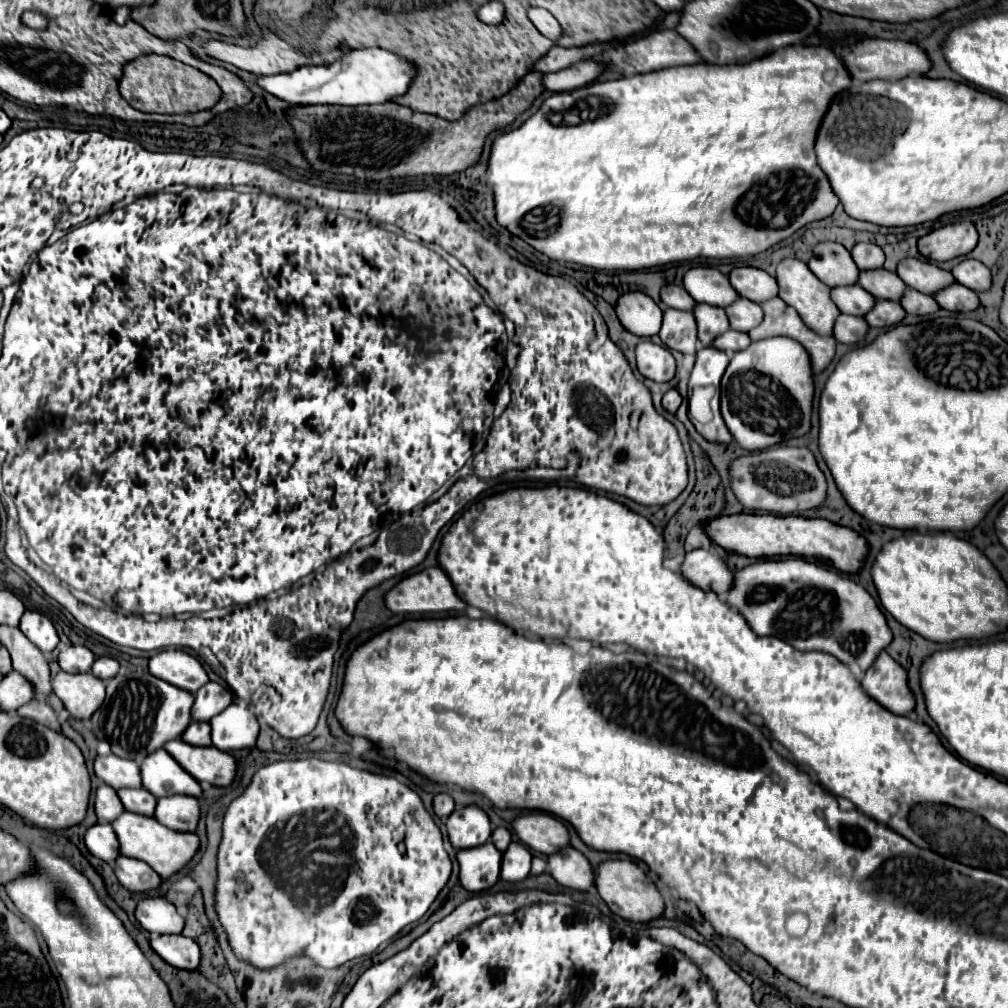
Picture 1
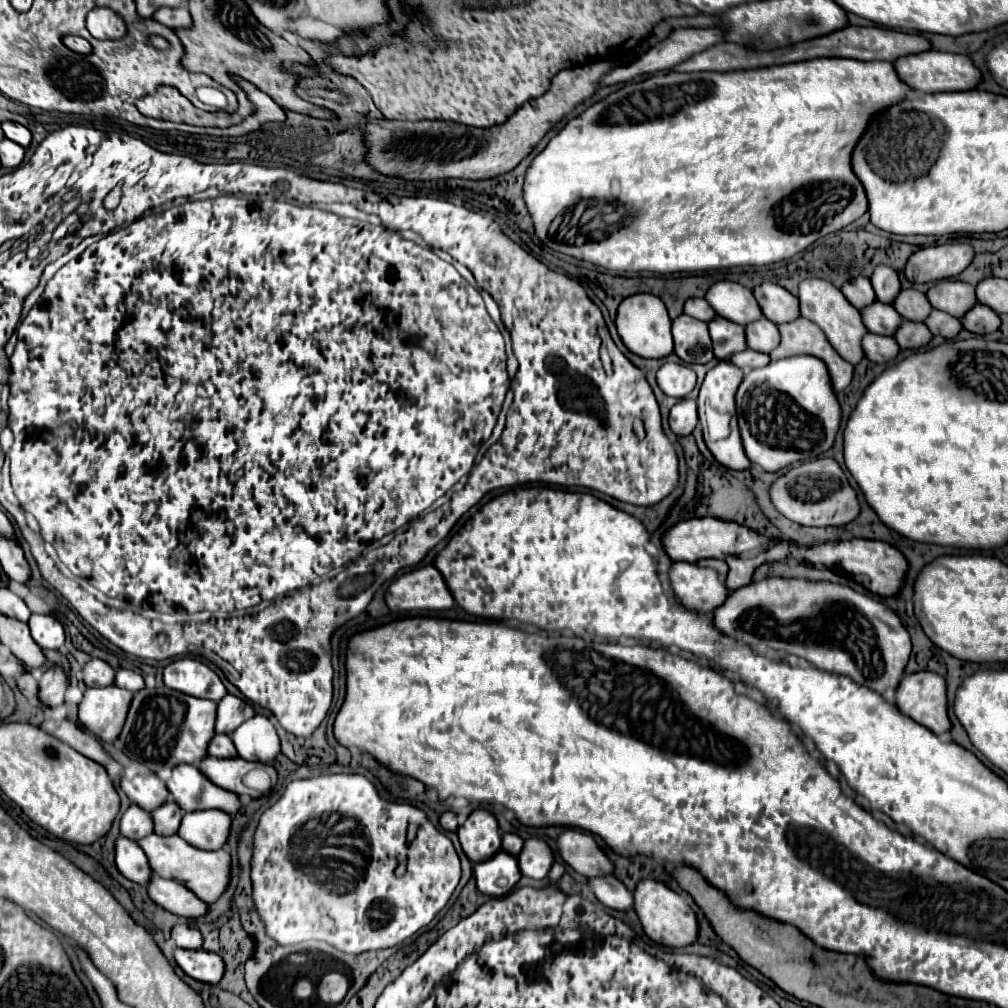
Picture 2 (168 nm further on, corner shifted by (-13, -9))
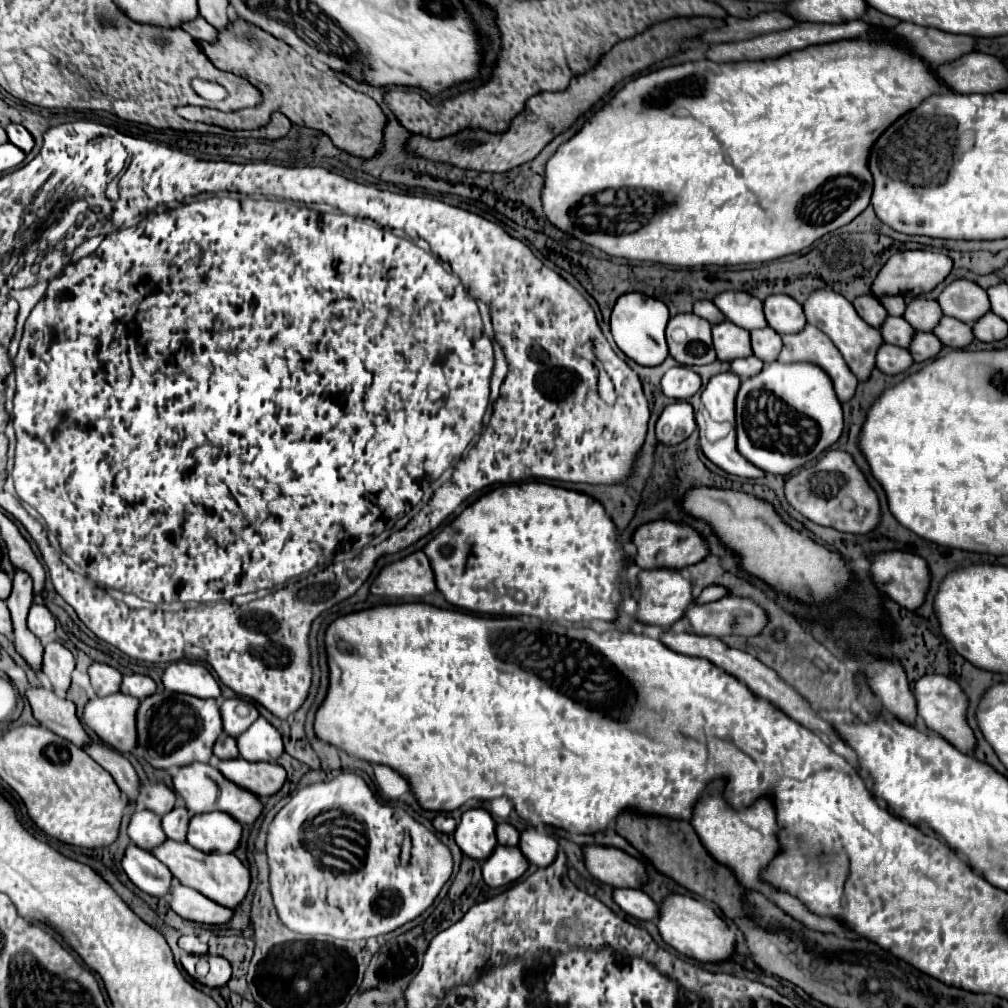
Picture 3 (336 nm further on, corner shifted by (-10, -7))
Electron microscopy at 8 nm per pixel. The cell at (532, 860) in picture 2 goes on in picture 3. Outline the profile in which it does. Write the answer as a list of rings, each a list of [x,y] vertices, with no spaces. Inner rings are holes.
[[[534,828],[530,830],[524,830],[522,836],[520,836],[520,850],[522,854],[536,866],[544,868],[546,864],[550,864],[554,858],[556,858],[556,848],[558,848],[558,842],[548,836],[548,834],[540,834],[536,832]]]

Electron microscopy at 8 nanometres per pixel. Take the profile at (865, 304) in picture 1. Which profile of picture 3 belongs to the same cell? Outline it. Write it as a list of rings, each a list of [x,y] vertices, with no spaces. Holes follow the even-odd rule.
[[[888,316],[884,326],[880,328],[882,332],[882,338],[888,342],[888,344],[894,344],[894,346],[902,346],[902,348],[908,348],[910,346],[910,340],[914,338],[914,328],[910,328],[910,324],[904,320],[904,318],[894,318],[894,316]]]

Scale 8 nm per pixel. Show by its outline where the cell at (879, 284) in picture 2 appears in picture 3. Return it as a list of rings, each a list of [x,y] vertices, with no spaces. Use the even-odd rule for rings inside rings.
[[[886,296],[880,302],[890,316],[902,316],[904,310],[906,310],[906,302],[904,302],[902,296]]]

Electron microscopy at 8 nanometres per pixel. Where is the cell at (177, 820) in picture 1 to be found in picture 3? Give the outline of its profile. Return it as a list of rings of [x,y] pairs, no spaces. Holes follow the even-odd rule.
[[[224,812],[198,814],[188,826],[188,844],[202,852],[234,852],[242,838],[242,826]]]

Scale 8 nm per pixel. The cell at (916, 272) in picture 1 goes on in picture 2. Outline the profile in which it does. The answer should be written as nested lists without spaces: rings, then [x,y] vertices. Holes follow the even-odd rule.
[[[939,280],[931,284],[927,298],[933,308],[949,312],[955,318],[961,318],[977,302],[975,286],[959,280]]]

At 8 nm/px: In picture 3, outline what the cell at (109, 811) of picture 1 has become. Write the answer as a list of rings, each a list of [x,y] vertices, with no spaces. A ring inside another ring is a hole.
[[[150,810],[134,812],[128,826],[128,834],[132,842],[146,852],[152,852],[156,844],[162,844],[162,840],[166,840],[166,834],[162,832],[162,826],[160,826],[160,818]]]

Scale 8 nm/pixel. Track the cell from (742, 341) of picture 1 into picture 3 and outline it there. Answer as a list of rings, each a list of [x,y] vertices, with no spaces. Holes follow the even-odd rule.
[[[748,356],[748,358],[738,358],[732,362],[732,372],[740,378],[750,378],[756,376],[758,372],[762,372],[764,362],[758,360],[756,356]]]

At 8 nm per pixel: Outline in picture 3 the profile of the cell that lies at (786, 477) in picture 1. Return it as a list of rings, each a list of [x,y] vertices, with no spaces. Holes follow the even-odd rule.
[[[830,450],[826,456],[814,464],[798,470],[784,484],[788,502],[804,514],[808,520],[830,526],[840,532],[868,534],[880,524],[880,502],[874,488],[868,484],[862,470],[856,466],[854,458],[842,450]]]

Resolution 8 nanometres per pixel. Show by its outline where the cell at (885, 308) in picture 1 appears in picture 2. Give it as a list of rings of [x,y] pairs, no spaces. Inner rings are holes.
[[[901,322],[901,326],[897,328],[897,332],[893,334],[893,338],[897,340],[897,344],[901,348],[921,348],[931,340],[931,332],[923,322]]]

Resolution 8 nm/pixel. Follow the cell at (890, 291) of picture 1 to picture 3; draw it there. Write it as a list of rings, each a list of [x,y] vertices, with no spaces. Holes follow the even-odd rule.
[[[922,296],[914,298],[908,308],[904,318],[910,322],[910,326],[916,332],[932,332],[938,326],[938,320],[944,316],[942,308],[938,306],[936,300],[926,300]]]

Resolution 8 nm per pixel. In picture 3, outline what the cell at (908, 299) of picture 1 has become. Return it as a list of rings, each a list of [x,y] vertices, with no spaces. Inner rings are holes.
[[[944,316],[940,320],[940,324],[936,326],[934,334],[950,348],[958,350],[958,348],[968,348],[970,342],[974,340],[974,332],[968,324],[956,320],[956,318],[950,318],[950,316]]]

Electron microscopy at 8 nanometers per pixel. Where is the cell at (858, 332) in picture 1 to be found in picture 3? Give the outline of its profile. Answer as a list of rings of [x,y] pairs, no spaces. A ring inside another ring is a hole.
[[[882,344],[876,354],[876,366],[888,376],[896,376],[900,372],[906,372],[912,366],[912,362],[914,360],[908,350],[896,348],[892,344]]]

